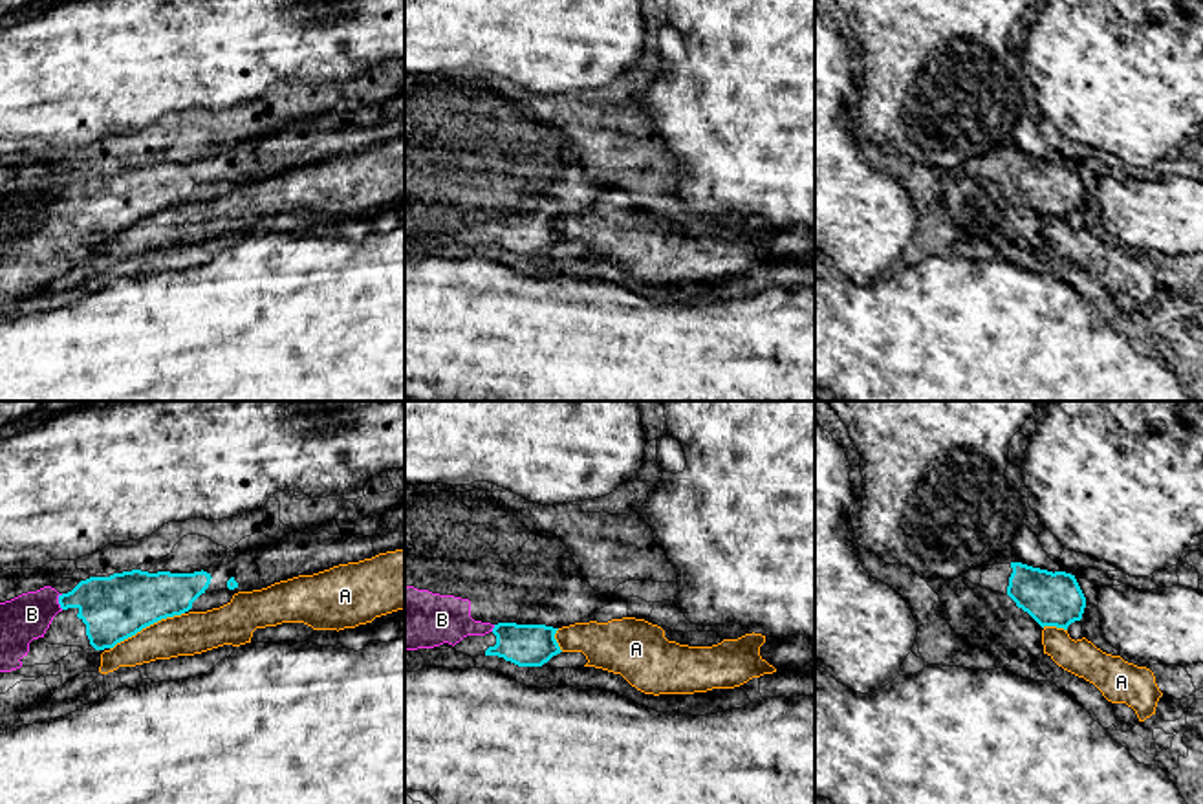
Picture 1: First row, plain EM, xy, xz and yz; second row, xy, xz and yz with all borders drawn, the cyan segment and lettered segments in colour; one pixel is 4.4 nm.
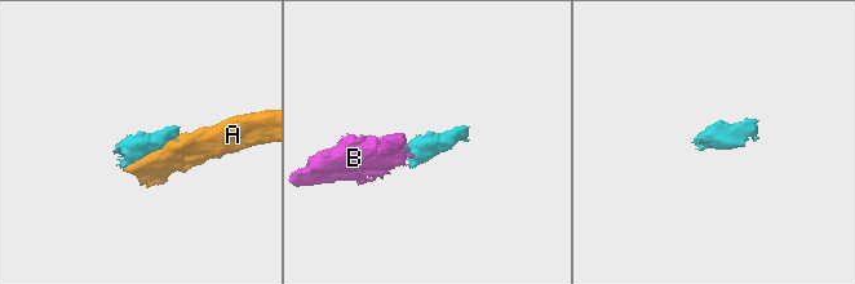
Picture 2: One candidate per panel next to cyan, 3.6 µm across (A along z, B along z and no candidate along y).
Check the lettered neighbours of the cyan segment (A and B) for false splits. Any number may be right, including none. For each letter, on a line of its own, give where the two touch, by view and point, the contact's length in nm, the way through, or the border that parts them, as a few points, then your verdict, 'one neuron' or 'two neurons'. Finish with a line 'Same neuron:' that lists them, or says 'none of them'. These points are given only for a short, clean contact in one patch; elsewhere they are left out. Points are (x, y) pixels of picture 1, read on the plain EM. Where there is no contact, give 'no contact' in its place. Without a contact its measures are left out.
A: contact xy (147, 215); length 360 nm; two neurons
B: contact xy (59, 191); length 70 nm; way xy (114, 198), (101, 191), (59, 191), (48, 191), (26, 207); one neuron
Same neuron: B

